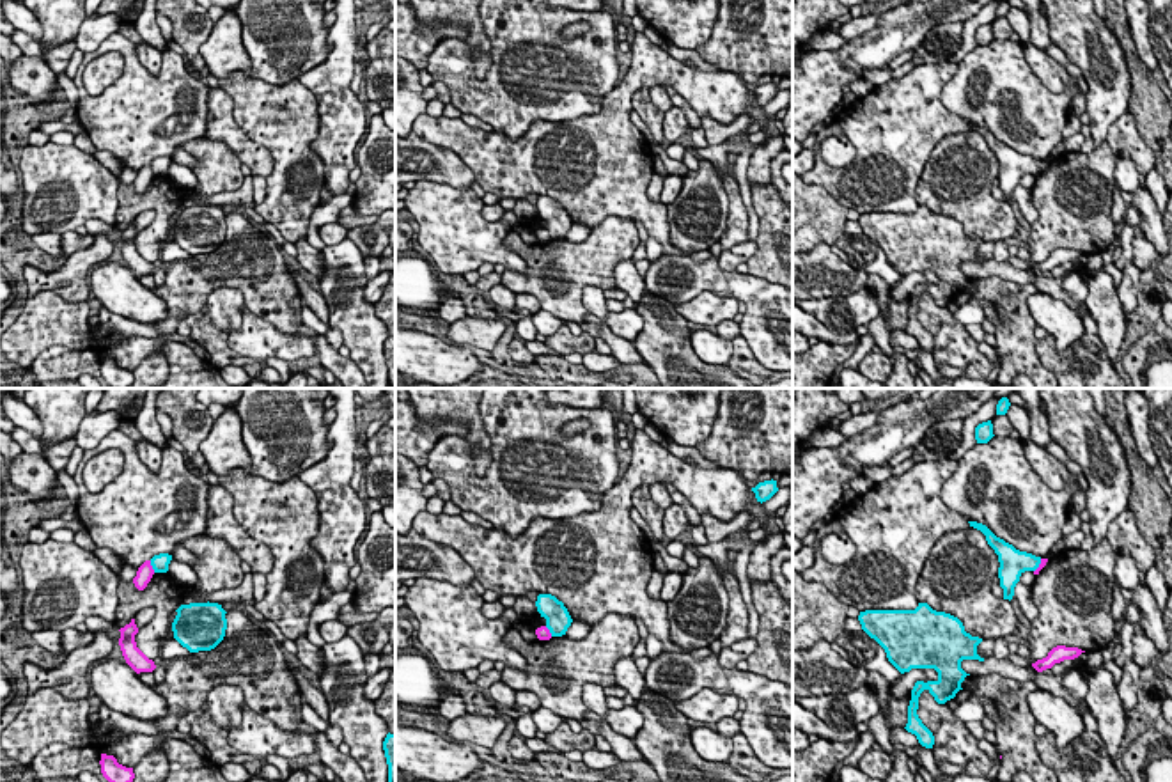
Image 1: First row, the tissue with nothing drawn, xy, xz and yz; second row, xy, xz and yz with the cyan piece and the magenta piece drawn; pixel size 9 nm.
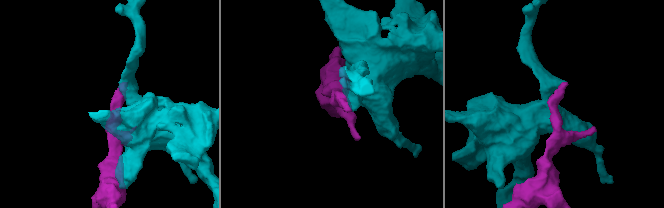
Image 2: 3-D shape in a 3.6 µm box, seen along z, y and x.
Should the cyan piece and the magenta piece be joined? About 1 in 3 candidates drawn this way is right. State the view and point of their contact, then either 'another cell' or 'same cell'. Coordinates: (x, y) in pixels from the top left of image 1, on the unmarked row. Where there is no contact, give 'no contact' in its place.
meets cyan in xy at (151, 167); another cell

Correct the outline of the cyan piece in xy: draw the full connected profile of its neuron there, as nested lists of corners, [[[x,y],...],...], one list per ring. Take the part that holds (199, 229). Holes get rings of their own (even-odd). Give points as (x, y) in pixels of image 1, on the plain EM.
[[[218,206],[181,207],[172,225],[174,241],[190,255],[211,254],[225,239],[225,213]]]

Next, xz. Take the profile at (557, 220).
[[[539,197],[535,209],[541,220],[546,222],[546,231],[550,232],[551,239],[566,238],[573,222],[562,204],[551,197]]]

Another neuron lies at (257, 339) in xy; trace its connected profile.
[[[246,305],[241,328],[229,335],[227,344],[239,356],[254,360],[282,358],[293,362],[317,351],[312,337],[301,332],[282,333],[271,323],[252,314]]]

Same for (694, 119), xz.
[[[665,87],[667,92],[670,94],[670,99],[674,103],[674,106],[681,108],[688,119],[690,128],[700,128],[702,121],[700,115],[690,106],[690,103],[679,96],[677,92],[674,92],[670,87]]]

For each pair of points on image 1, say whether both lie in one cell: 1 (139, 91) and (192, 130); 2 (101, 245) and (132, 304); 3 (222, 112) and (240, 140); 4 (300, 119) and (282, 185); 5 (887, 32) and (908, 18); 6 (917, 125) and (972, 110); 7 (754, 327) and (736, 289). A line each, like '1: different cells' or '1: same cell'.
1: same cell
2: different cells
3: same cell
4: same cell
5: same cell
6: different cells
7: same cell

